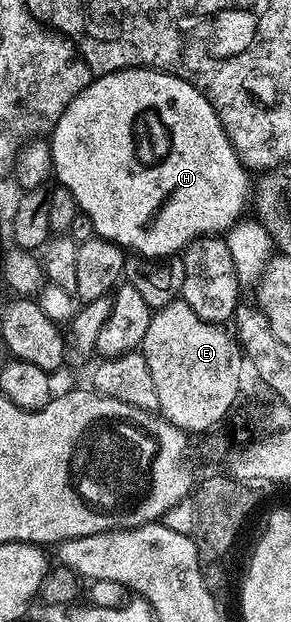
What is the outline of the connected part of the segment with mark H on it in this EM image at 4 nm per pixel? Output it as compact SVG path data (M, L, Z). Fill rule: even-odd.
M124 68L118 72L98 75L72 100L67 110L63 110L48 145L56 183L68 195L69 192L73 195L74 202L81 207L78 208L80 215L91 218L94 233L141 258L173 258L184 253L190 244L202 237L216 237L218 234L228 233L229 229L244 217L241 215L245 212L245 203L251 200L250 169L242 164L236 150L231 146L217 117L215 105L191 82L155 68Z

